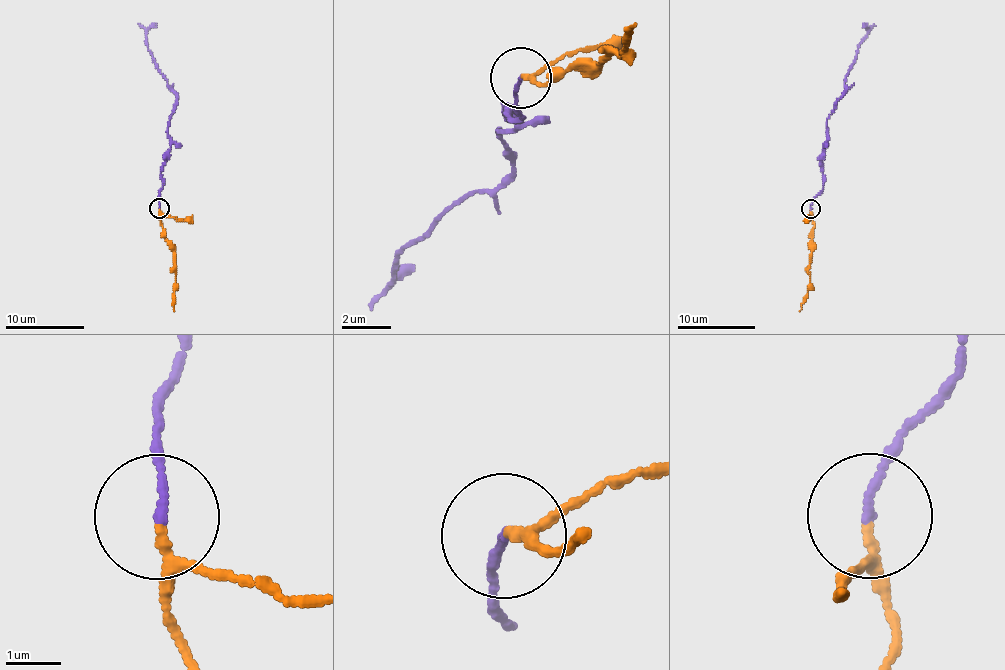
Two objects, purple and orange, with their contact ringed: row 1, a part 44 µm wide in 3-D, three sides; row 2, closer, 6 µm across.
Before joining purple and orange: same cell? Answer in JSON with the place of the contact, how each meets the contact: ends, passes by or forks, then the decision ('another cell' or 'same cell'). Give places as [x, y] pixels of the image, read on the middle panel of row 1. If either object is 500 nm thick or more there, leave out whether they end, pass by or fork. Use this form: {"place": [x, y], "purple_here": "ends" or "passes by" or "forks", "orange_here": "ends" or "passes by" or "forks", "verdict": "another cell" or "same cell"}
{"place": [520, 77], "purple_here": "ends", "orange_here": "passes by", "verdict": "same cell"}

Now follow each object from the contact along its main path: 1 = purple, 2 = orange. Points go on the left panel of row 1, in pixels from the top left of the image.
1: (159, 207), (160, 167), (170, 147), (167, 122), (177, 99), (148, 48), (147, 31), (156, 23)
2: (159, 209), (176, 270), (174, 311)

